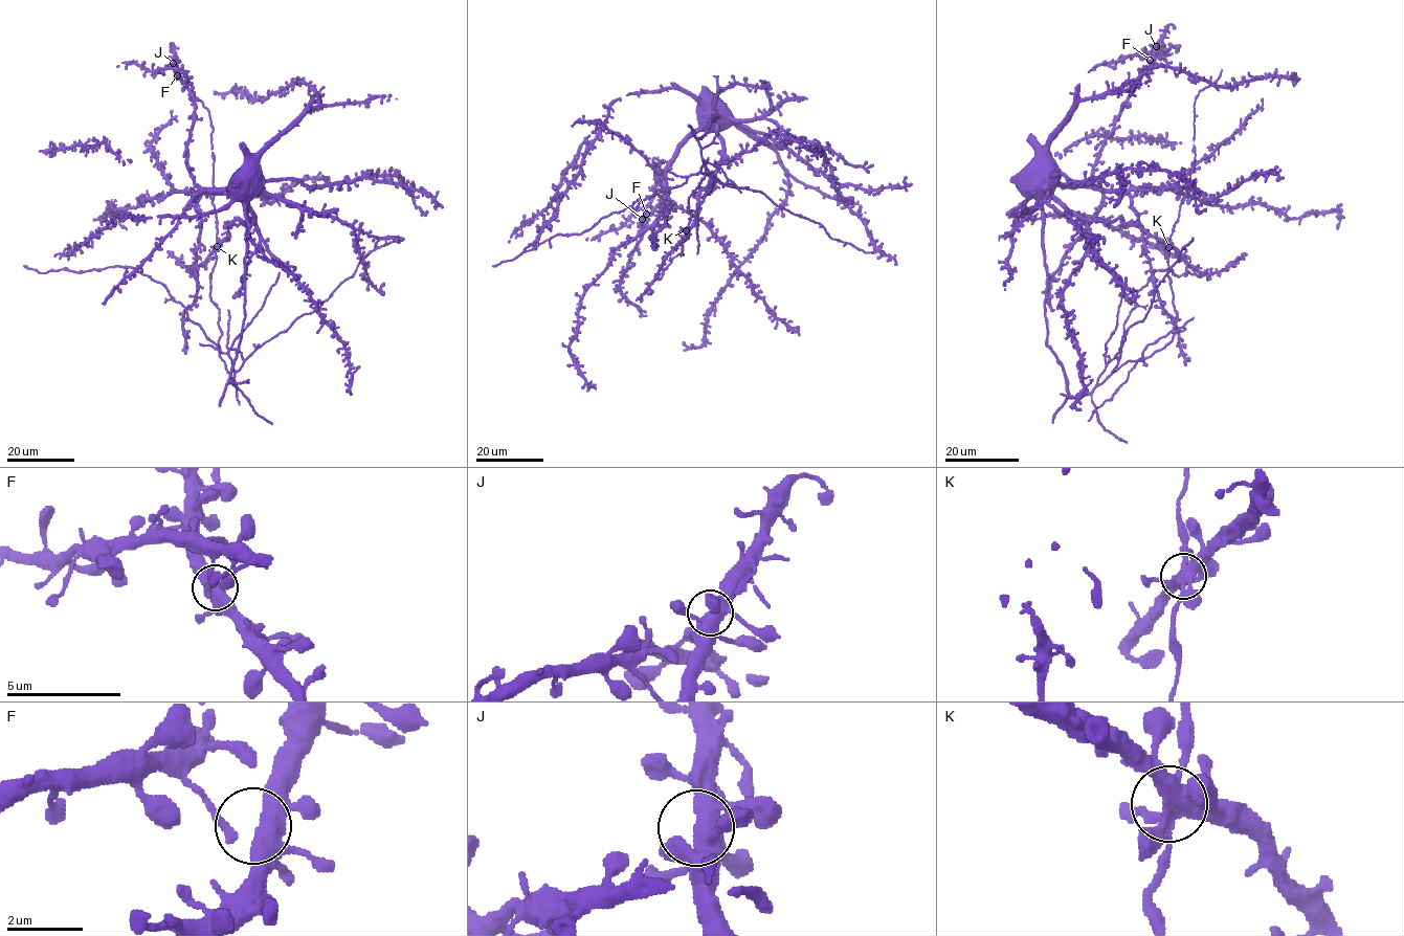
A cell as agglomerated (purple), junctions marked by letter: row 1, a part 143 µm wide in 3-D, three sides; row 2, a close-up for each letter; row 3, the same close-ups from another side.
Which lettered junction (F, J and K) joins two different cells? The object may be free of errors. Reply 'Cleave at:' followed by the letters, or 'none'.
Cleave at: none

